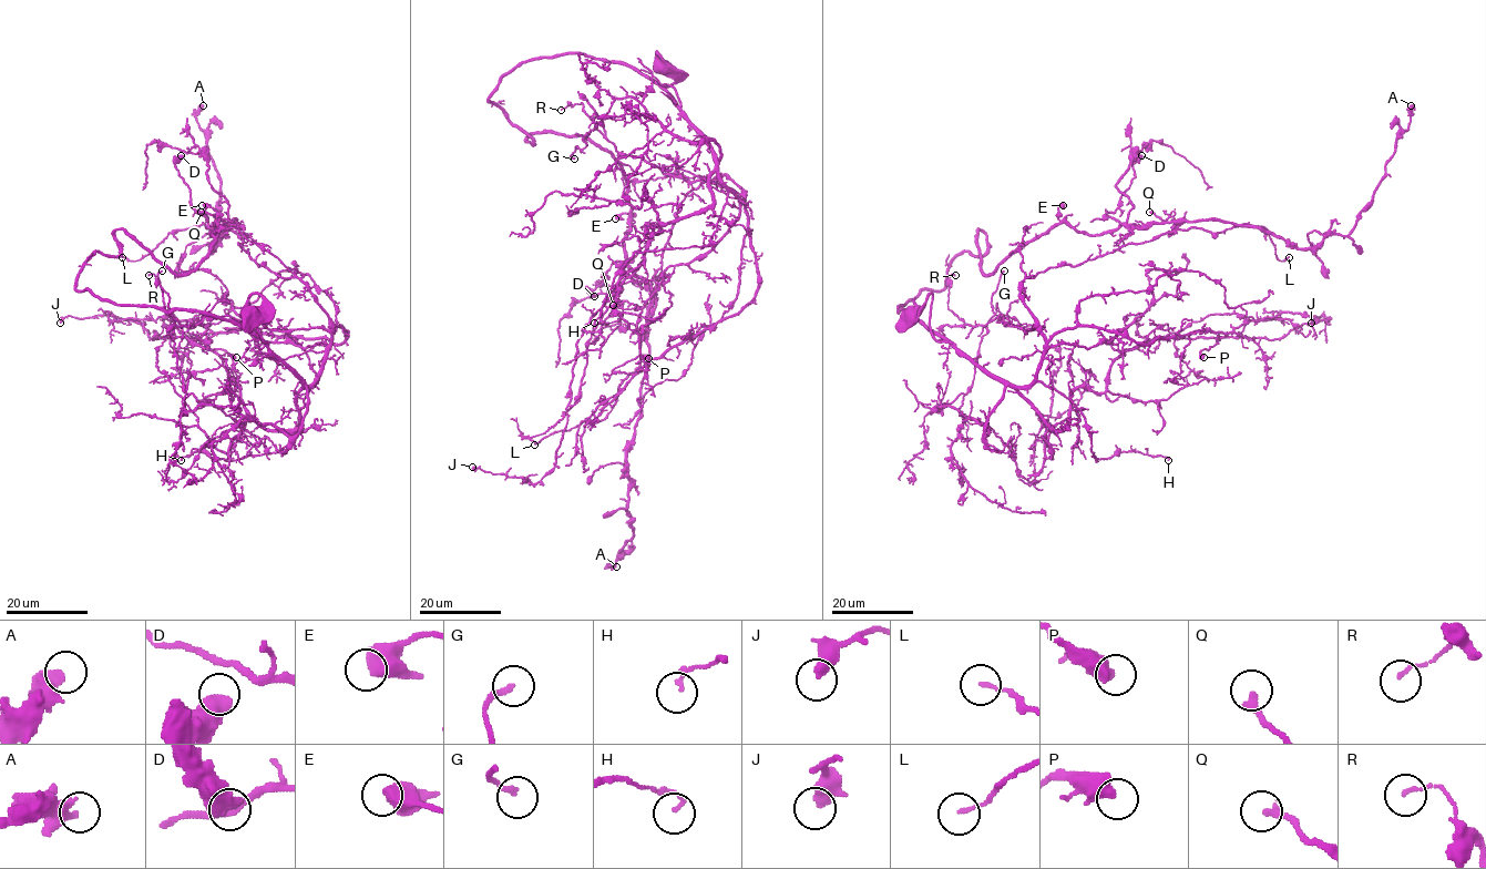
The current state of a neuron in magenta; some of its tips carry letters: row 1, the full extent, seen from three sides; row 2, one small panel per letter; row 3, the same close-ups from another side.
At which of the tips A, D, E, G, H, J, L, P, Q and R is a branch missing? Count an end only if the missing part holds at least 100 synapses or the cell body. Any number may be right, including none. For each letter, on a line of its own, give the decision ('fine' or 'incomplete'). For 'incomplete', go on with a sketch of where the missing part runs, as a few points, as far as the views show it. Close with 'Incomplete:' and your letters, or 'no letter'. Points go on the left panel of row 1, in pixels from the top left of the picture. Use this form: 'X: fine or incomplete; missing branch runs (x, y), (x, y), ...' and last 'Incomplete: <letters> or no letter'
A: fine
D: fine
E: fine
G: fine
H: fine
J: fine
L: fine
P: fine
Q: fine
R: fine
Incomplete: no letter

